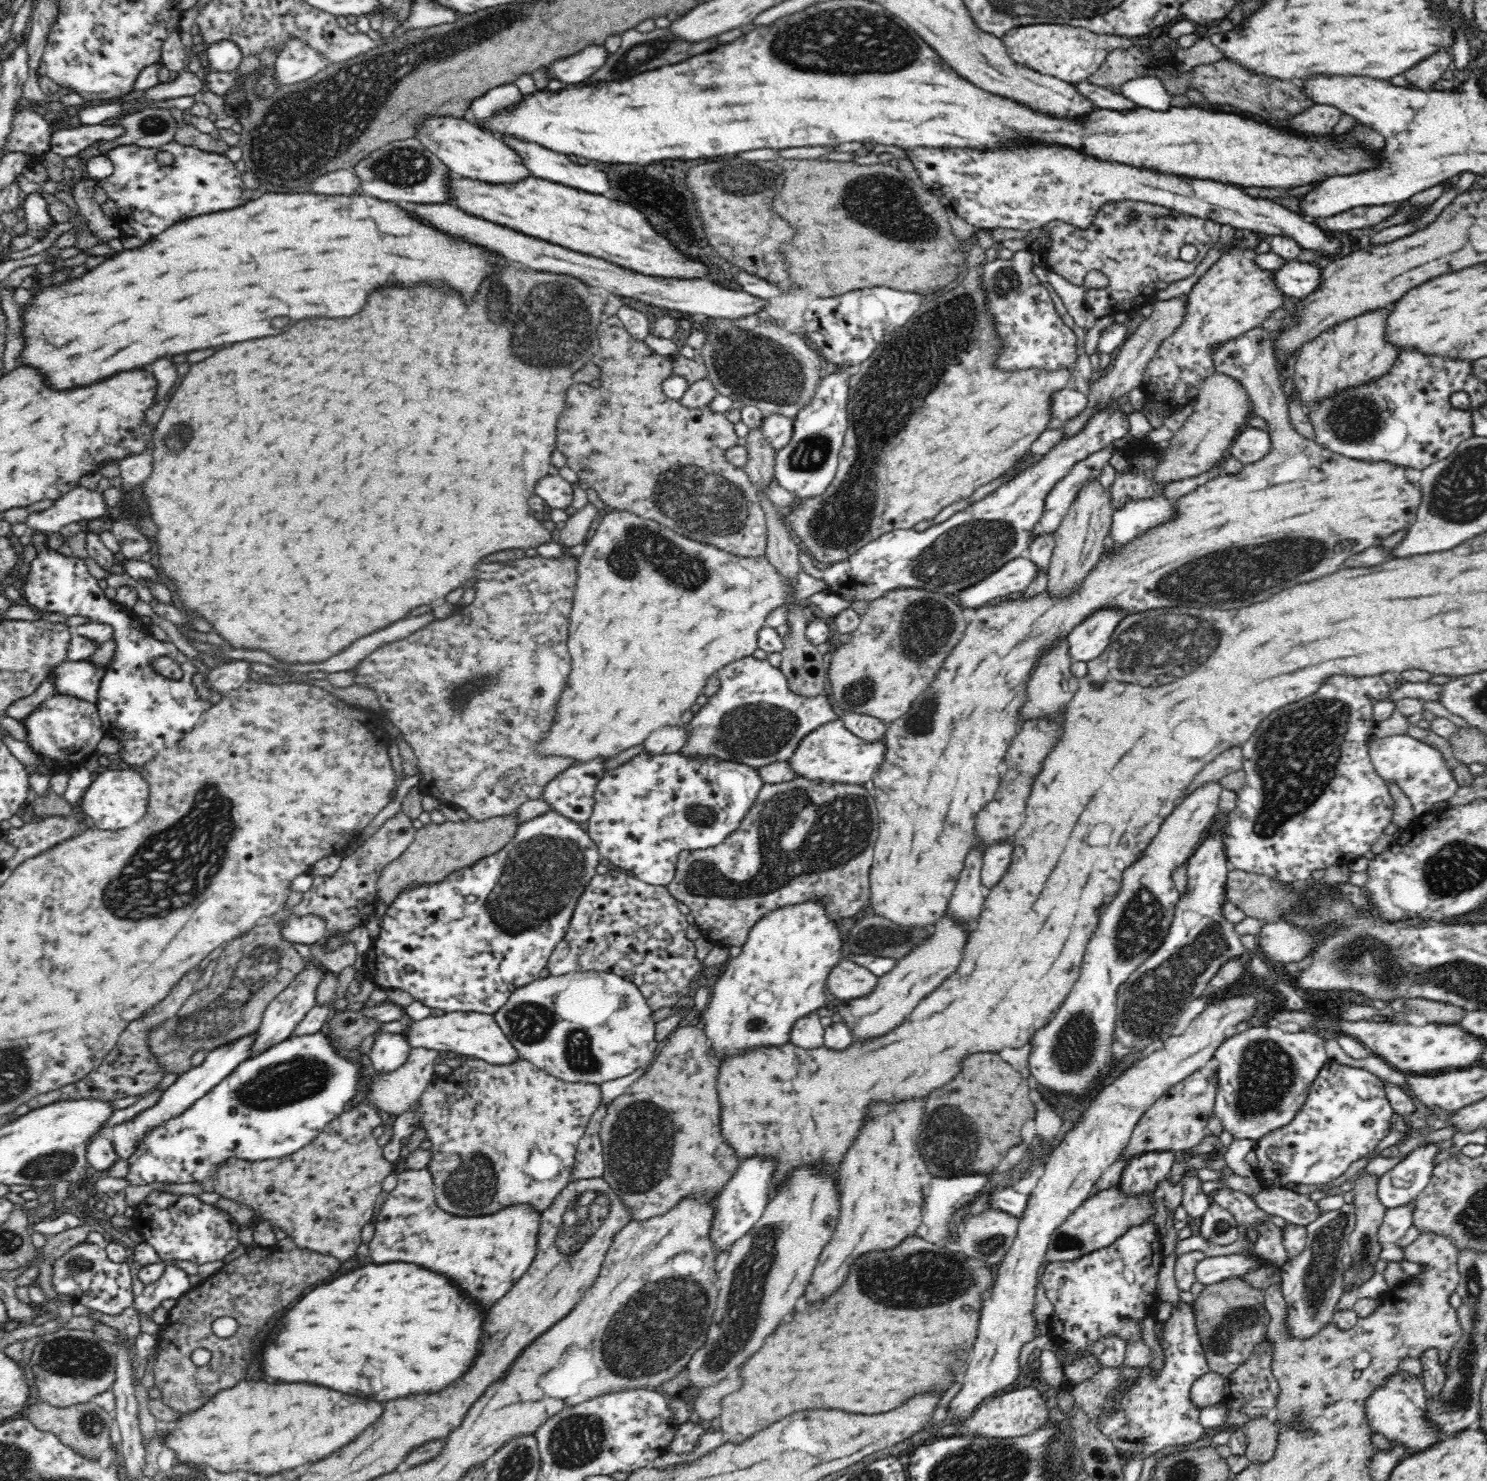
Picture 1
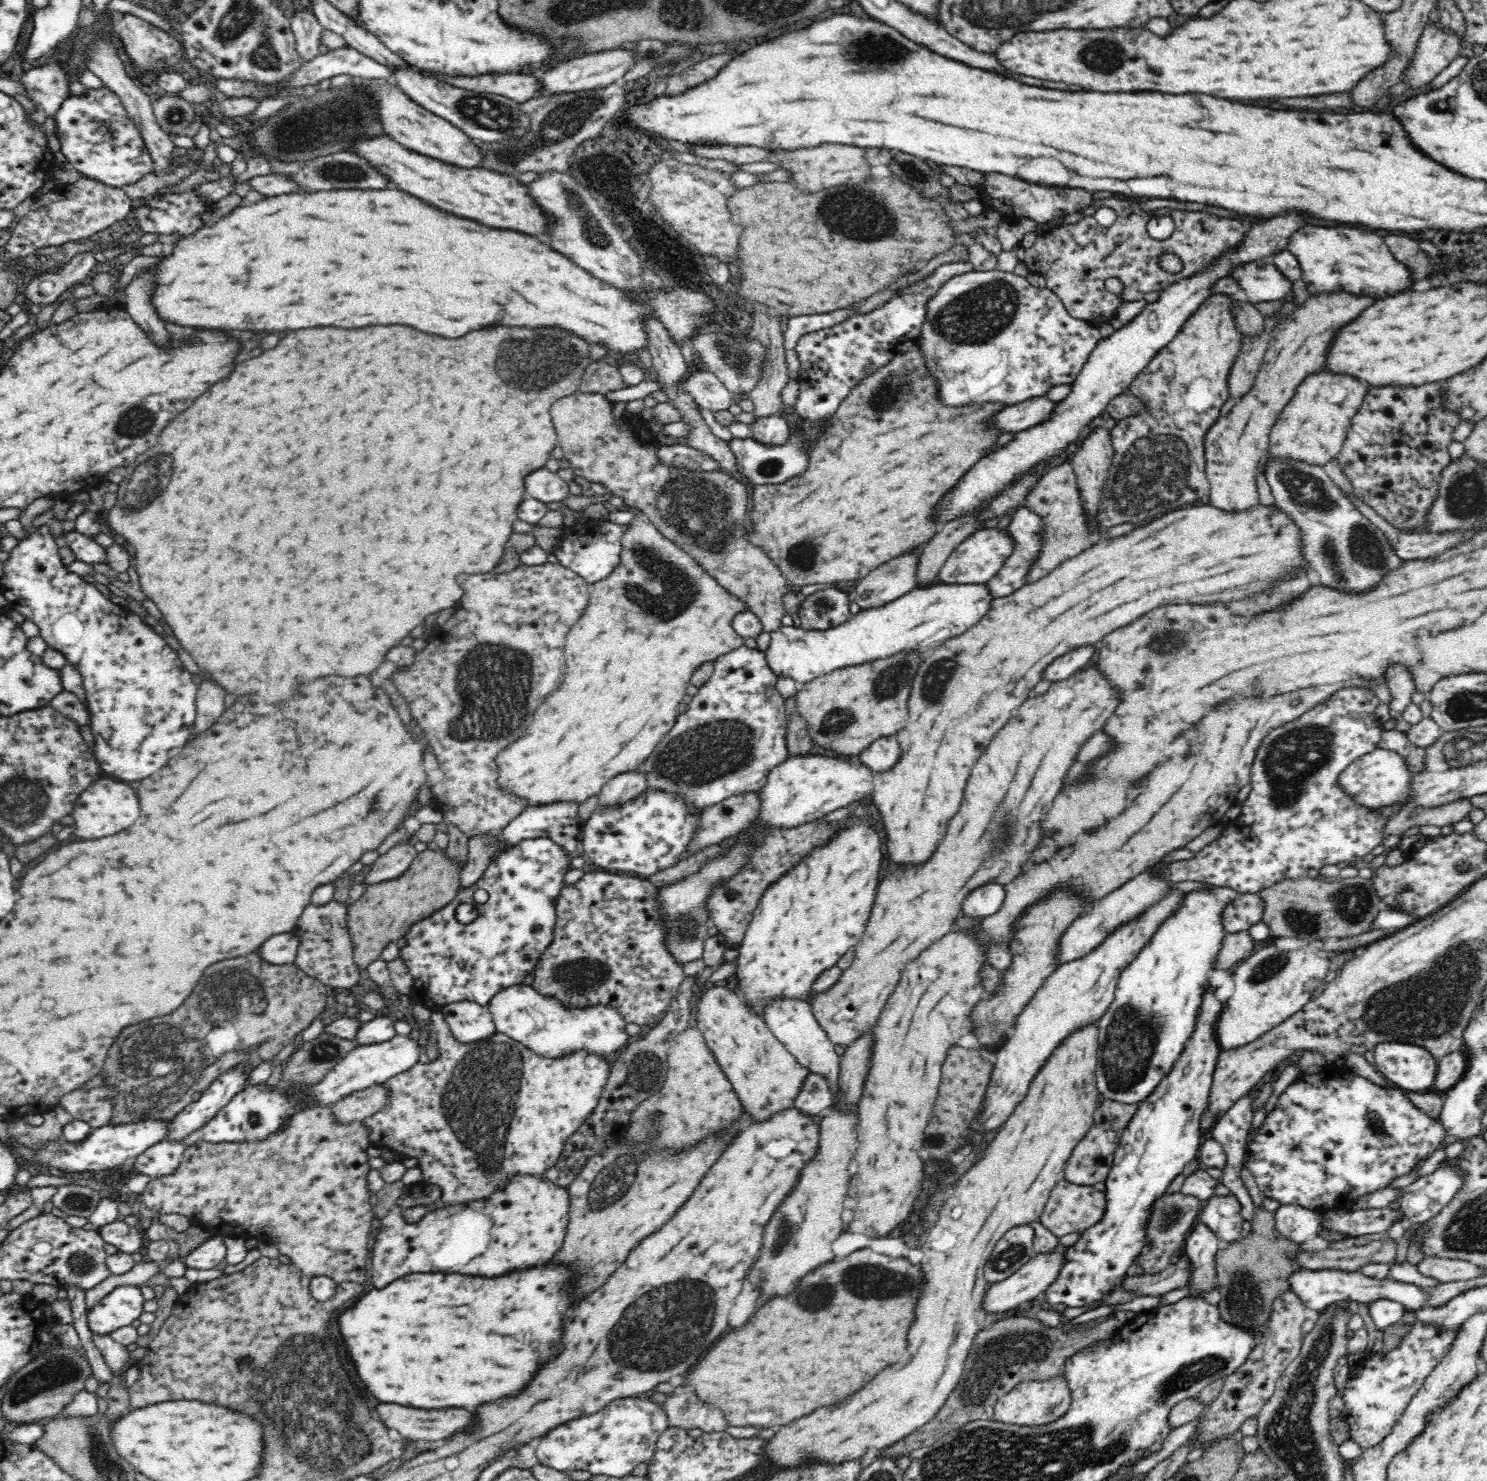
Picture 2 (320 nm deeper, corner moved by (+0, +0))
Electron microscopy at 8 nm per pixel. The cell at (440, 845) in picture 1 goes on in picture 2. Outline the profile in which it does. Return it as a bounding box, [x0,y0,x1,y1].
[346,847,461,973]

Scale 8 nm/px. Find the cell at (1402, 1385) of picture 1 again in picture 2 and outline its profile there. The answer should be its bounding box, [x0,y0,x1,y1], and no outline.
[1340,1319,1461,1449]

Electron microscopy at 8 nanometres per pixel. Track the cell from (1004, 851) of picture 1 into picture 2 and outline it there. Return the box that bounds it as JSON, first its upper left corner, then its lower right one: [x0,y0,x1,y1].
[960,884,1005,919]

